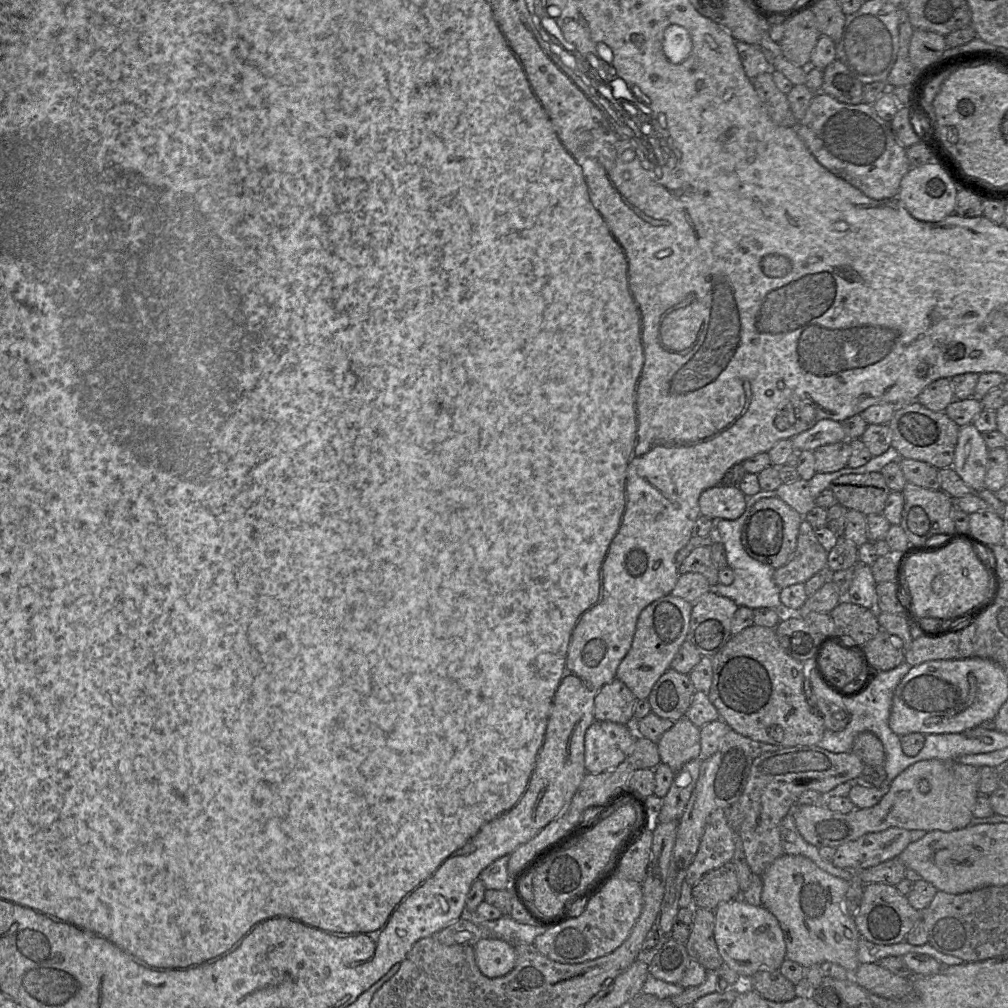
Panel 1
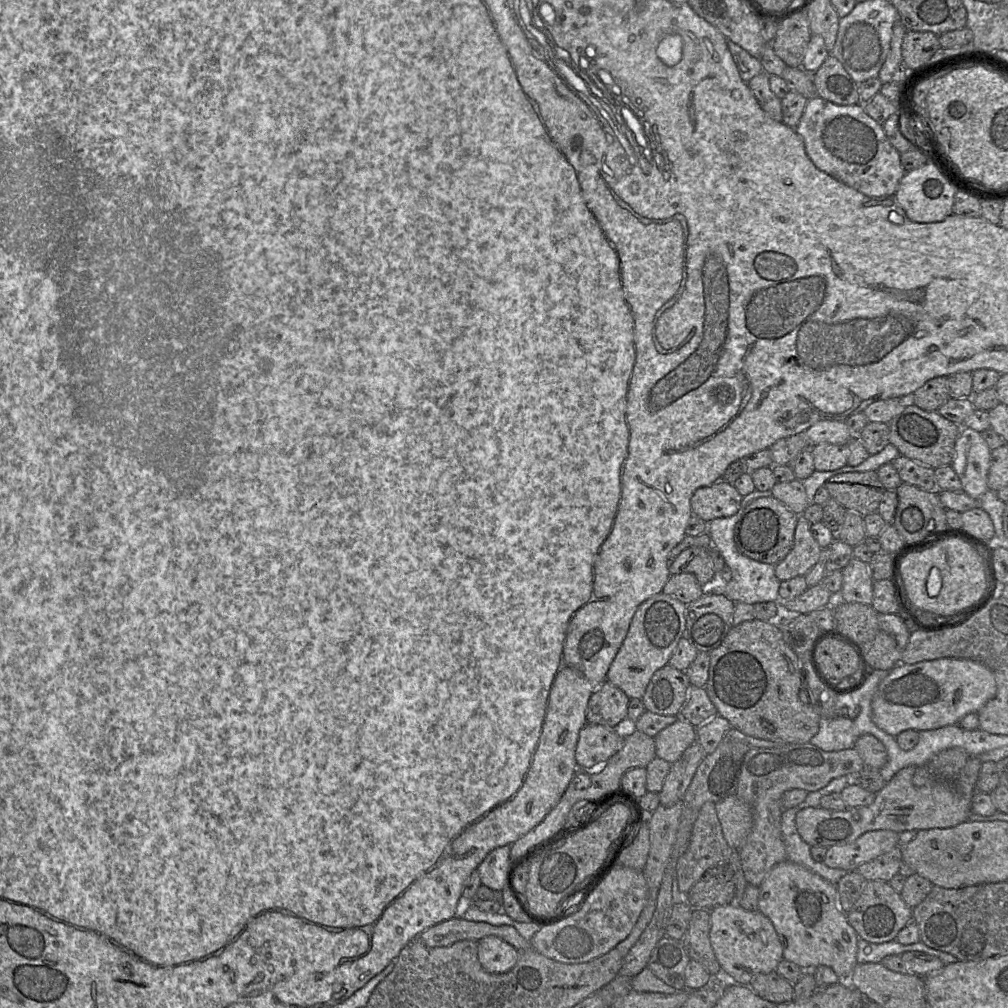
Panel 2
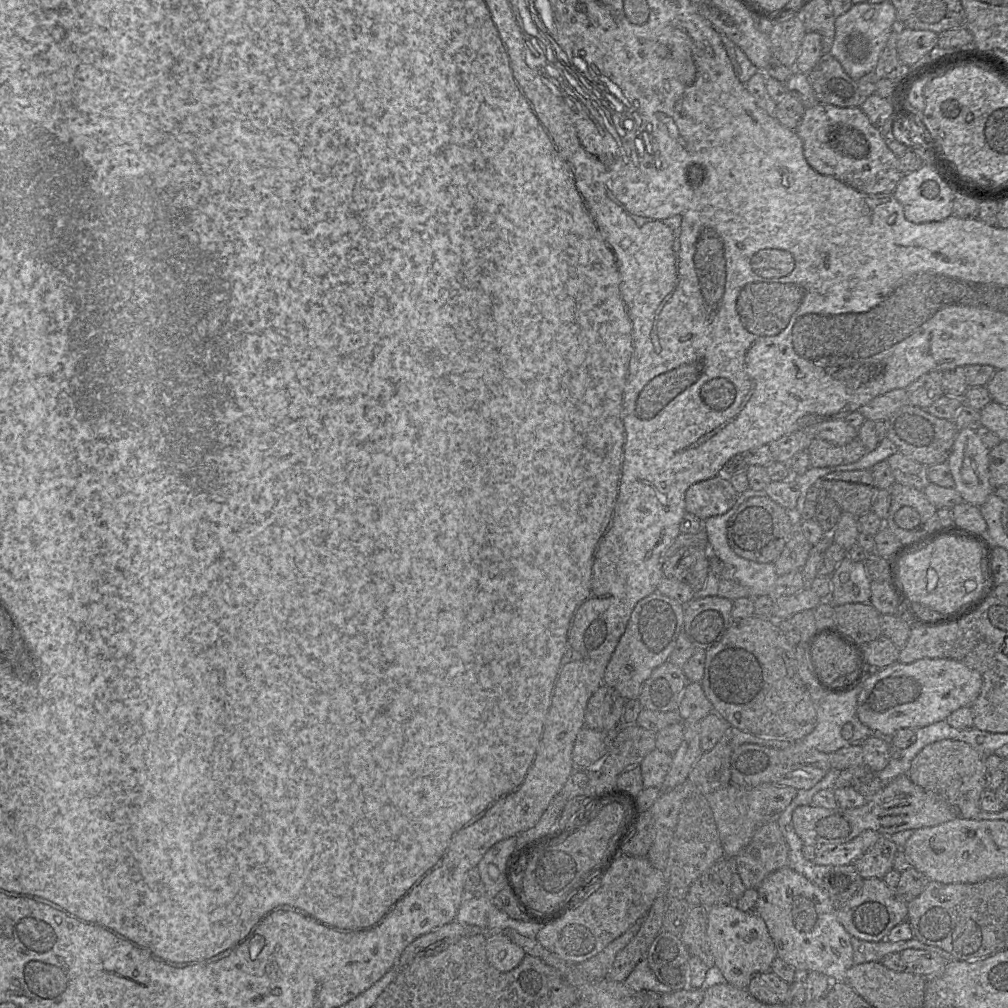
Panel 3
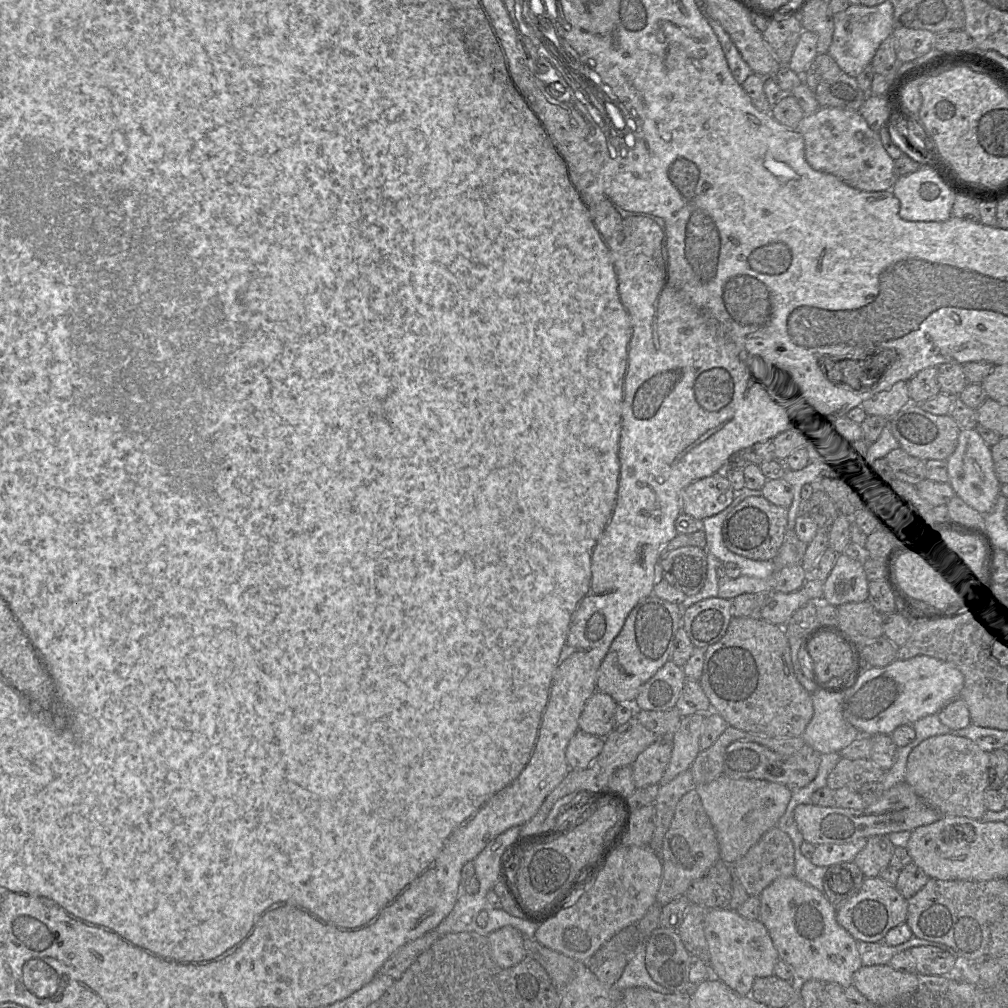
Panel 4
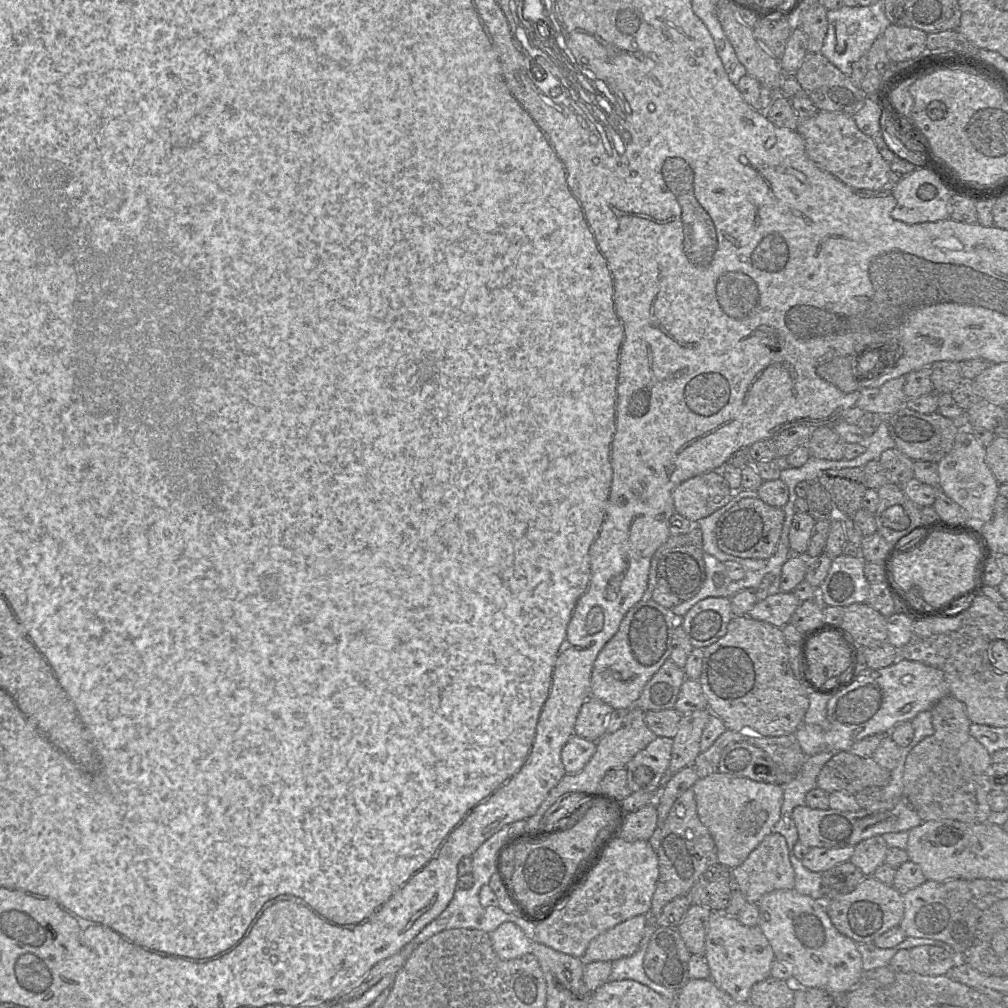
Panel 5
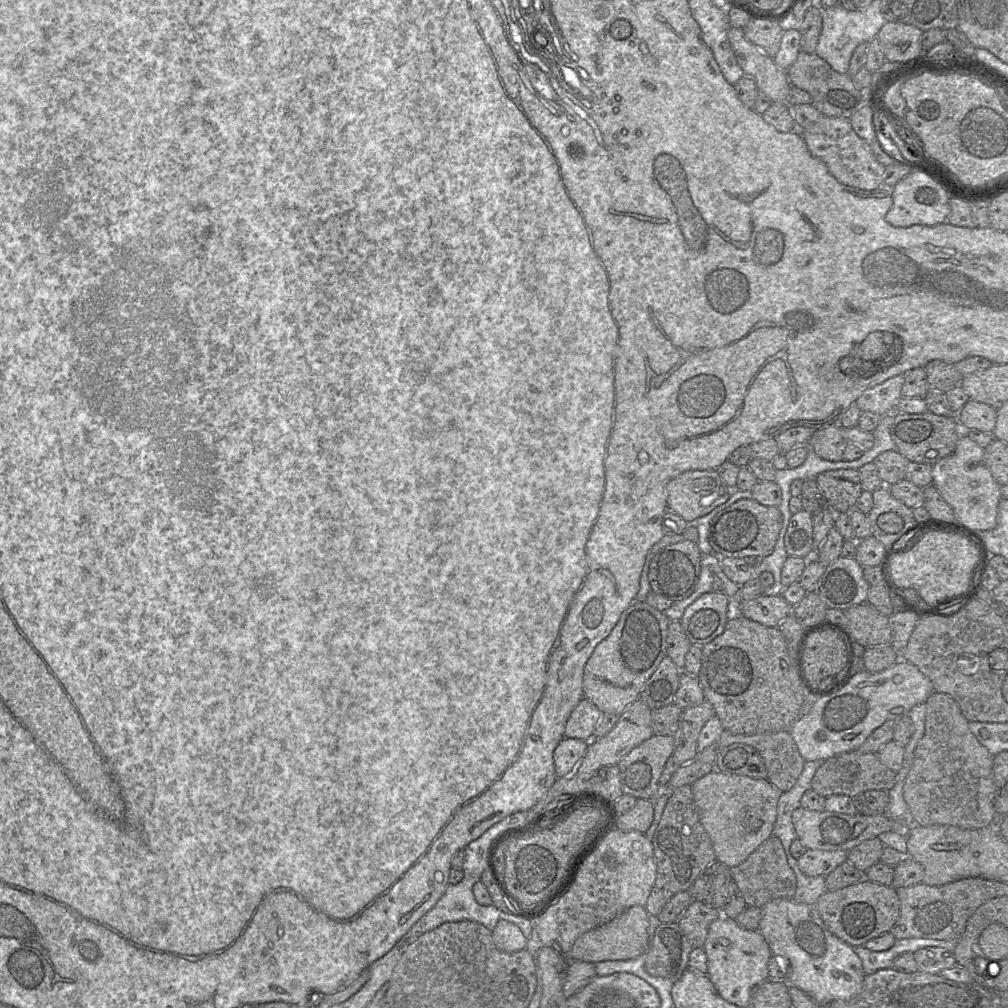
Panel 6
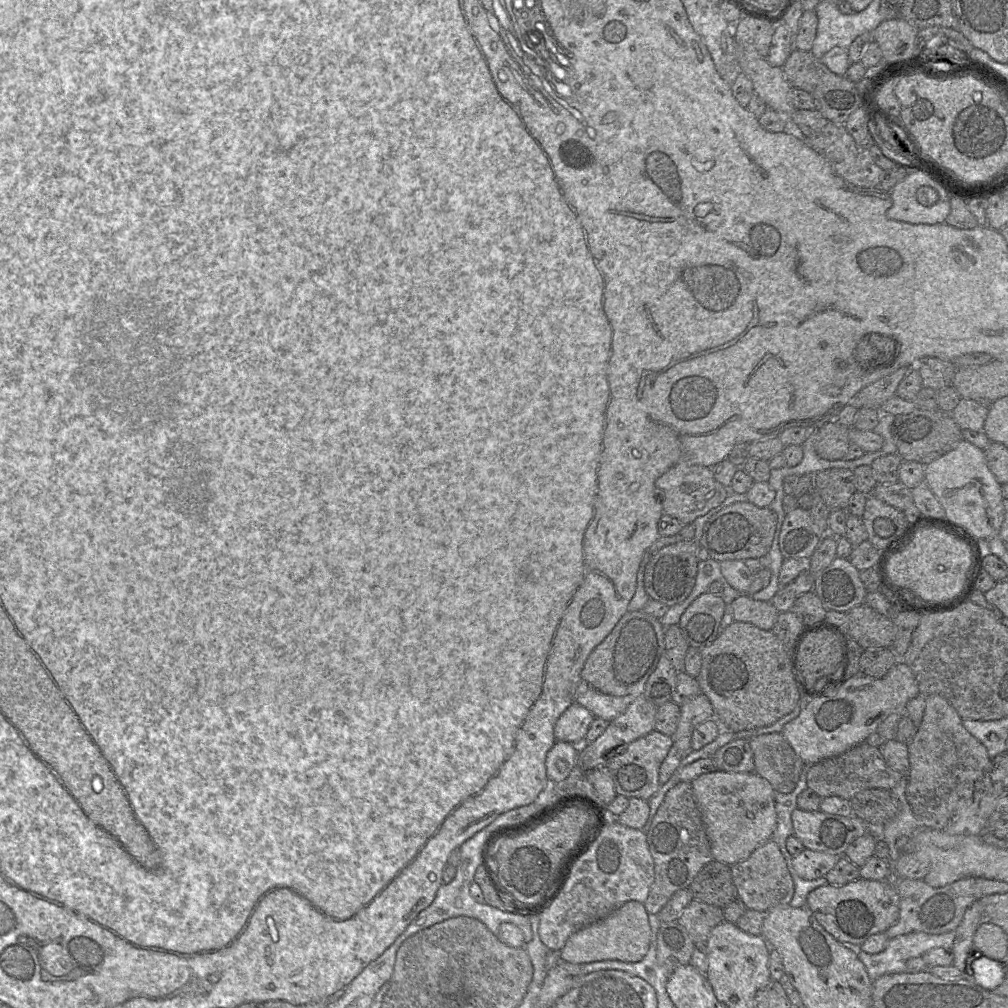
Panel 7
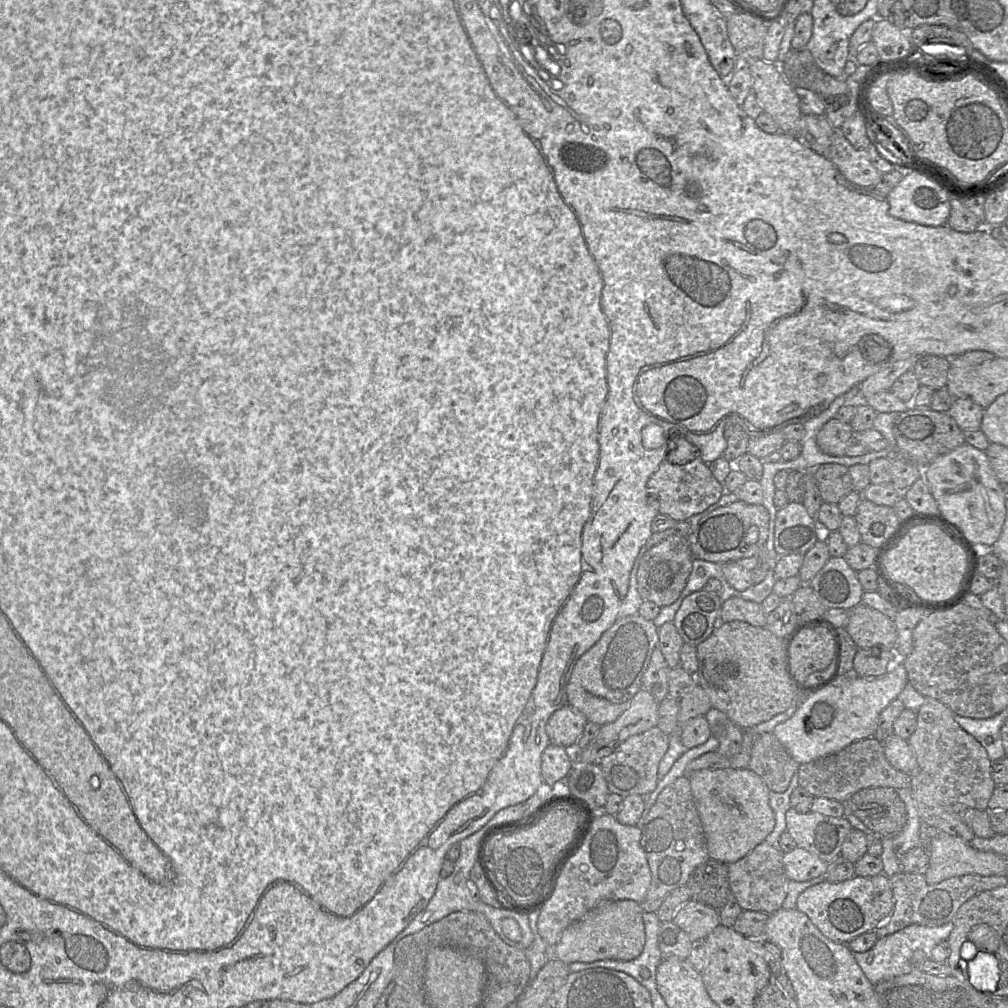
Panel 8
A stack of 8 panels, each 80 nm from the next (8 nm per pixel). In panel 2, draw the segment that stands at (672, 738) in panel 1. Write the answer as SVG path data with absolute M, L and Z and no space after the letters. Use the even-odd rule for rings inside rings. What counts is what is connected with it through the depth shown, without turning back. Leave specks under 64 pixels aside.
M679 717L676 722L661 730L654 741L656 756L673 764L697 741L697 728Z

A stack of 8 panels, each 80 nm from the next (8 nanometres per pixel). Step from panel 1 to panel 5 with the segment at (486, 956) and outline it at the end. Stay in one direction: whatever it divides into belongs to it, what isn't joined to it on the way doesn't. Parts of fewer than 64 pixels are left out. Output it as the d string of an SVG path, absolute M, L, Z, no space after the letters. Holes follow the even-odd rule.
M513 922L500 924L489 936L495 953L503 960L512 960L530 953L531 941Z

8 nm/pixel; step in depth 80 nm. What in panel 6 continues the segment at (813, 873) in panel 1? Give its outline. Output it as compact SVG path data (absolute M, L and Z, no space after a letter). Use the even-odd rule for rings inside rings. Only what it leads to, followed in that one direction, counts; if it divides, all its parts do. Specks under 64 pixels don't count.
M778 898L767 902L761 909L762 917L758 930L766 940L773 956L782 961L786 968L786 982L790 986L802 990L819 1006L850 1000L861 992L865 978L861 959L852 946L826 928L815 905L798 903L793 898Z

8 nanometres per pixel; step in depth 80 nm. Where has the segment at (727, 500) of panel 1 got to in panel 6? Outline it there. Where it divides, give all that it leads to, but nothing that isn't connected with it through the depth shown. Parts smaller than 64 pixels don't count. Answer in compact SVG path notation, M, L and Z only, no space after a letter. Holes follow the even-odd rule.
M716 470L686 471L672 478L666 485L667 510L691 522L725 503L731 496L732 489L737 488L728 487Z

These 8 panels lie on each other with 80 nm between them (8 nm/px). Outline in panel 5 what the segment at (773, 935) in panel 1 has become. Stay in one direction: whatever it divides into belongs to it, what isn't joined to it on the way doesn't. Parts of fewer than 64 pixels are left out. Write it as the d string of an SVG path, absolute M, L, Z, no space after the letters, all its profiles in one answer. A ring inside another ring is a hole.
M713 912L708 921L705 936L704 959L710 969L710 979L736 1002L749 1002L752 986L770 976L775 955L759 926L745 926L735 917L723 912Z

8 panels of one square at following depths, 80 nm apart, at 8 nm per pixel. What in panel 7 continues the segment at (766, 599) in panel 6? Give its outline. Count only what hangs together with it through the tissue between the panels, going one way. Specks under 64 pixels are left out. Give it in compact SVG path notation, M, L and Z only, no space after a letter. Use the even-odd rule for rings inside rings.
M747 594L738 596L731 607L735 621L751 623L763 630L772 630L780 614L770 601L755 600Z

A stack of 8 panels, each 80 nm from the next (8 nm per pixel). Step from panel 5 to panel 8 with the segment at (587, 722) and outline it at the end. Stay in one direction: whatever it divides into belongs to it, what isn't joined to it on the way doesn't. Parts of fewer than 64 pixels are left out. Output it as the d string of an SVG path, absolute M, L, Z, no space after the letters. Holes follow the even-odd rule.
M569 705L557 709L546 724L550 744L561 747L572 746L583 732L587 722L584 714Z

